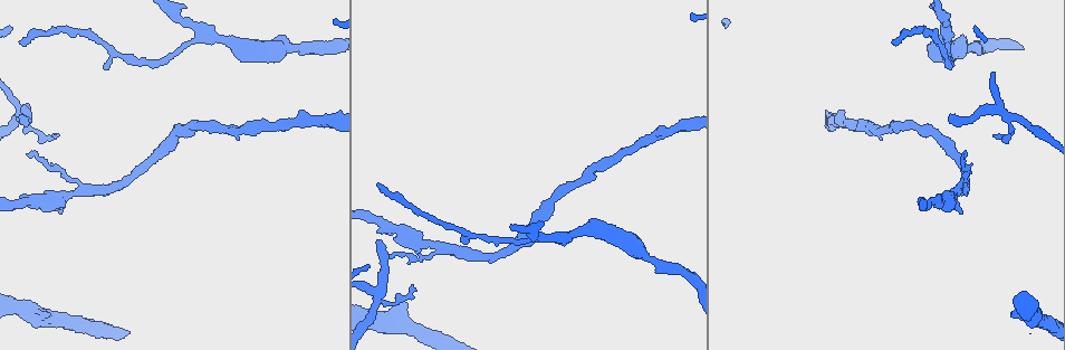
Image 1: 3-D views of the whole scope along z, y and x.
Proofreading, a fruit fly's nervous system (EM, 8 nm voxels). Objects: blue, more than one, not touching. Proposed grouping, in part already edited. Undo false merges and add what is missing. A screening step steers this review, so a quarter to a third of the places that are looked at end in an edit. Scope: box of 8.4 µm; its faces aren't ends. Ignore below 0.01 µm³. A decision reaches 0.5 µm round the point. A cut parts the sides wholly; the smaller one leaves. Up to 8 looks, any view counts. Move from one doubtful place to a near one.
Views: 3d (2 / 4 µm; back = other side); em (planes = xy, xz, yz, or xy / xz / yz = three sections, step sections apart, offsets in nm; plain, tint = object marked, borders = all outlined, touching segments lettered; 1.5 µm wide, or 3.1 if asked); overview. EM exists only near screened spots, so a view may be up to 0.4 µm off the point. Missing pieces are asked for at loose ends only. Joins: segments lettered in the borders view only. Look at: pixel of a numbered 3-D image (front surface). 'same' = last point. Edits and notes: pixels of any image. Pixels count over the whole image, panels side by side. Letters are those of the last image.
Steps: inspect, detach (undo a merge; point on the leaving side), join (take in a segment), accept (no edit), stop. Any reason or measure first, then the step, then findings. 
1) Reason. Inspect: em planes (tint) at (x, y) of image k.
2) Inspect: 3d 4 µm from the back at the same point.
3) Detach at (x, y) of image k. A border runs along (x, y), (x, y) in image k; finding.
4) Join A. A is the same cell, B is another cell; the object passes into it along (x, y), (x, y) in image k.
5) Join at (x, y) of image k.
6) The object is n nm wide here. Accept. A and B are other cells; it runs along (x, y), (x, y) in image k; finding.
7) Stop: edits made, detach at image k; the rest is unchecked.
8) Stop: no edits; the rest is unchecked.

Sharp bend. Inspect: em 3.1 µm planes (borders) at (1003, 114) of image 1.

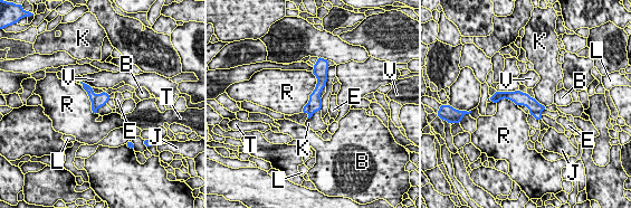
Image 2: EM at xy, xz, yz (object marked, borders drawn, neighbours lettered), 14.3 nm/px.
The object is 190 nm wide here; the longest contact is with R, 600 nm. Detach at (88, 88) of image 2. B, E, J, K, L, R, T and V are other cells; two neurons meet here.

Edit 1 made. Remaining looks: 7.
See it whole again. Inspect: overview.

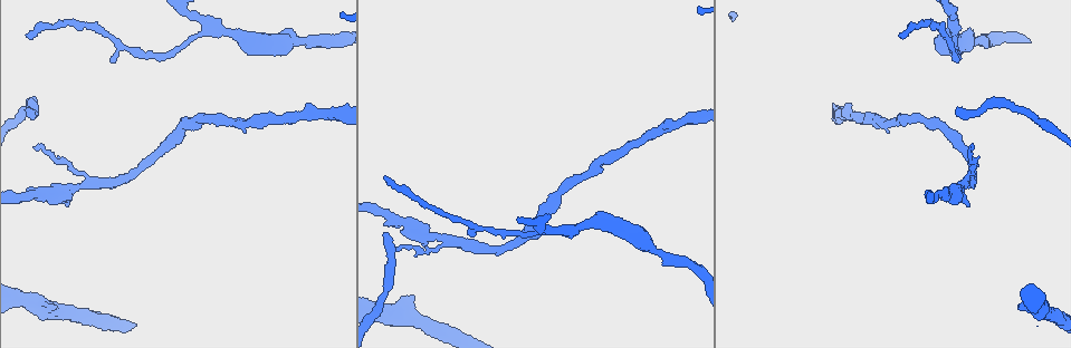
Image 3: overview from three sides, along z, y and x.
End of a long branch. Inspect: em planes (tint) at (29, 37) of image 3.

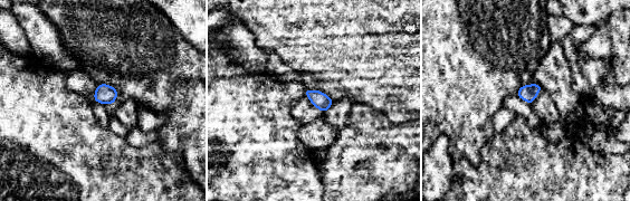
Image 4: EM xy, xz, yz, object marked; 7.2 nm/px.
Inspect: em planes (borders) at the same point.

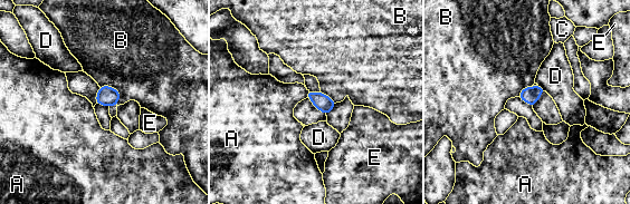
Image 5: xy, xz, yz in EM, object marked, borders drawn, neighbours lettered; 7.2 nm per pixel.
The object is 120 nm wide here. Accept. A, B, C, D and E are other cells; a border runs along (99, 86), (112, 86), (117, 104) in image 5; none of them fits.

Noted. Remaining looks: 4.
Sudden change in width. Inspect: em xz step 4 (tint) at (976, 40) of image 3.

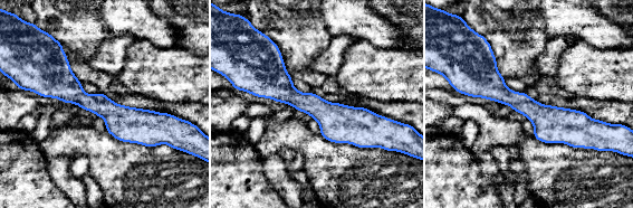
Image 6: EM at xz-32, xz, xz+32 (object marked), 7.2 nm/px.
Inspect: em xy step 8 (borders) at the same point.

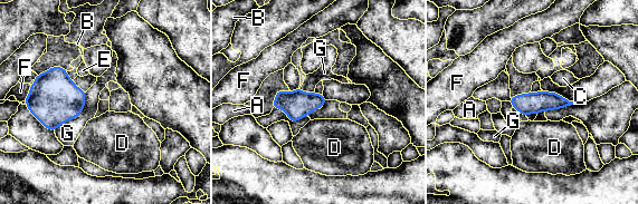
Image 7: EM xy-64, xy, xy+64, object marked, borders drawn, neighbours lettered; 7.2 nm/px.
Accept. A, B, C, D, E, F and G are other cells; a border runs along (86, 91), (84, 108), (54, 130) in image 7; continuous, no second neuron.

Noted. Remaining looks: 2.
Stop: edits made, detach at image 2; the rest is unchecked.

